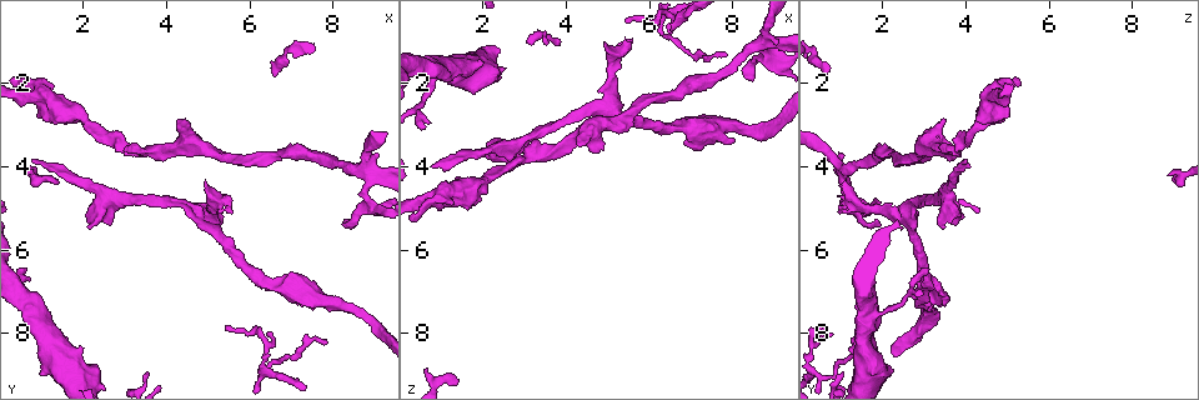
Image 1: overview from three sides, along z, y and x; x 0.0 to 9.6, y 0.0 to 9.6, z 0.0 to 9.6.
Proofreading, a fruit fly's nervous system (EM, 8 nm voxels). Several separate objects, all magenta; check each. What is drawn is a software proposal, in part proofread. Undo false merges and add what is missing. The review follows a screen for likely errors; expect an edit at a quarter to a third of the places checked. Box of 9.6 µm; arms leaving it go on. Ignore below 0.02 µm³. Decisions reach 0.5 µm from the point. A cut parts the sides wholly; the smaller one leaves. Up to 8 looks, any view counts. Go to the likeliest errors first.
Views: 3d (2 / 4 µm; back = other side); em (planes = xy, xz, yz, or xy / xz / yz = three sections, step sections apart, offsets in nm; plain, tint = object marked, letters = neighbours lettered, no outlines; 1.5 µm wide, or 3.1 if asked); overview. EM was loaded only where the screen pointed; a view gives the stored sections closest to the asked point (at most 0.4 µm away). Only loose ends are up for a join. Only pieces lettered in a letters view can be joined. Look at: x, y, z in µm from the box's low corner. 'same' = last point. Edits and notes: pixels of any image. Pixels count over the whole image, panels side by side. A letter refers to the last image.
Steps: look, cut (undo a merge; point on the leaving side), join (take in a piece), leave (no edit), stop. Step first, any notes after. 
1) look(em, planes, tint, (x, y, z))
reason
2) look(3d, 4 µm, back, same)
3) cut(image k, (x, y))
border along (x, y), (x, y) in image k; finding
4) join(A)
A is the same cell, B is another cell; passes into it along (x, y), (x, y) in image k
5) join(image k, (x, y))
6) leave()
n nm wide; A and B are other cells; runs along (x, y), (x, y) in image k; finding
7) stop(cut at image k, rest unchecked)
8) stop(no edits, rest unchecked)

look(em, xy, step 4, letters, (0.75, 3.85, 3.95))
free end

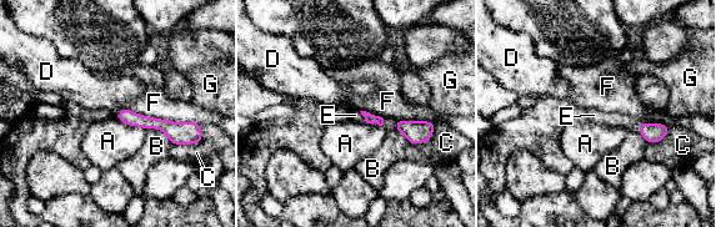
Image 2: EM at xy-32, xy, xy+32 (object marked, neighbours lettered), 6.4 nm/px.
look(em, planes, letters, same)

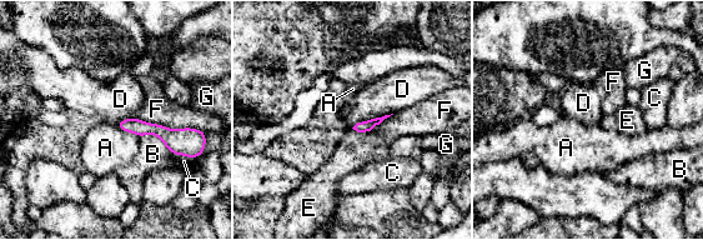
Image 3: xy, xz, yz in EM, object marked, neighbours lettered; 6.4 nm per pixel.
join(E)
F touches over 420 nm; E is the same cell, A, B, C, D, F and G are other cells; passes into it along (365, 126), (358, 131), (355, 150) in image 3; the cell continues

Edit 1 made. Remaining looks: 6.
look(overview)

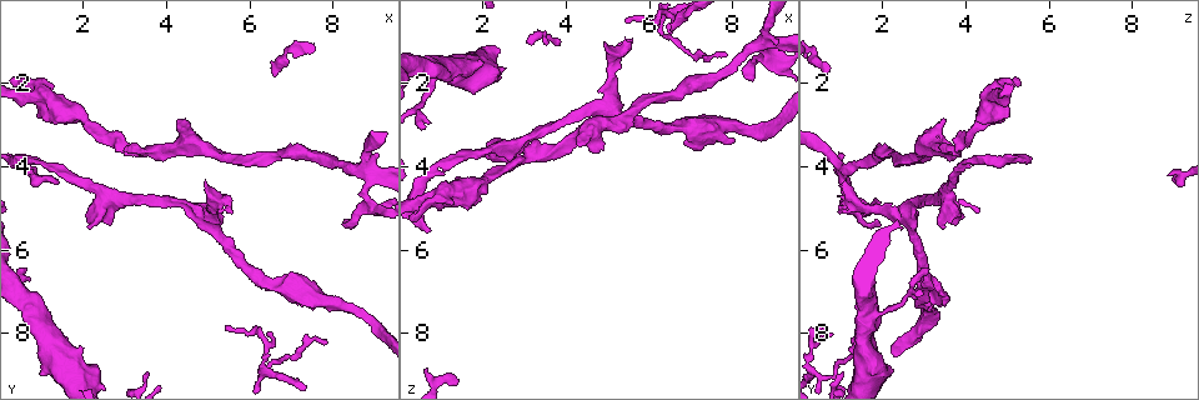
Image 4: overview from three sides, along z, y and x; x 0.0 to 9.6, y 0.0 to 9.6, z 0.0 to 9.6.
look(em, xz, step 8, letters, (4.50, 2.95, 3.40))
free end

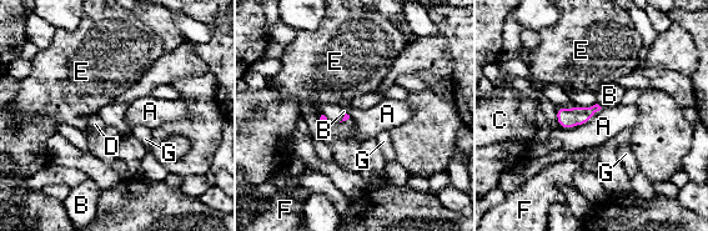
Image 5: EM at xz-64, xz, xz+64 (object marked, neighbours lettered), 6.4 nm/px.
look(em, planes, letters, same)
another direction

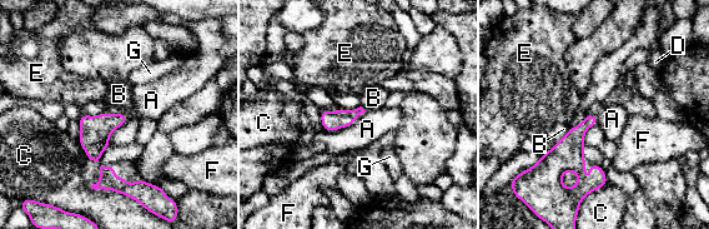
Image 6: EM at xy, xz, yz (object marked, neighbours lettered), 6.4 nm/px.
leave()
120 nm wide; A, B, C, D, E, F and G are other cells; border along (366, 110), (351, 124), (328, 132) in image 6; none of them fits

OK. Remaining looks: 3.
look(em, yz, step 8, tint, (8.55, 5.35, 1.95))
free end

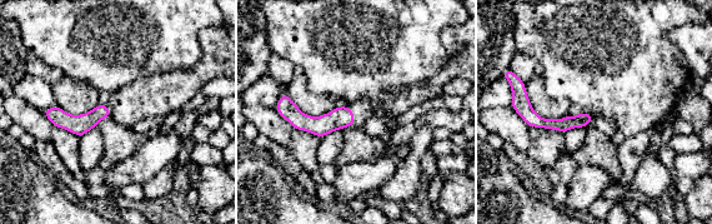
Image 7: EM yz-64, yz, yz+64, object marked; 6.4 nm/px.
look(em, planes, tint, same)

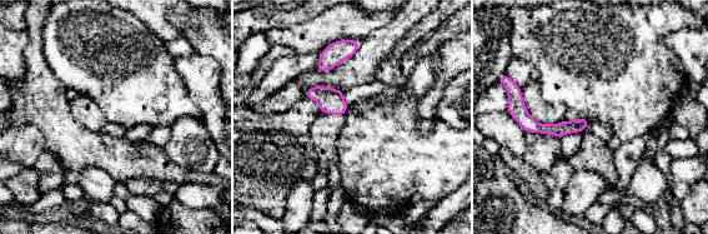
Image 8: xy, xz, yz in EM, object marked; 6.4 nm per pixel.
look(em, planes, letters, same)
what lies round it

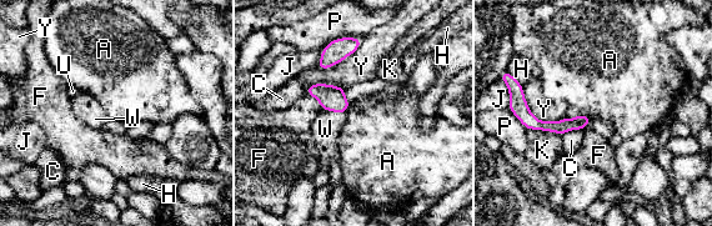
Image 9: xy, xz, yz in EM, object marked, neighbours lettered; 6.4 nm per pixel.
join(W)
90 nm wide; W is the same cell, A, C, F, H, J, K, P, U and Y are other cells; passes into it along (331, 98), (334, 111), (325, 129) in image 9; the cell continues

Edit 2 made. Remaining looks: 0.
stop(join at image 3, join at image 9, rest unchecked)

